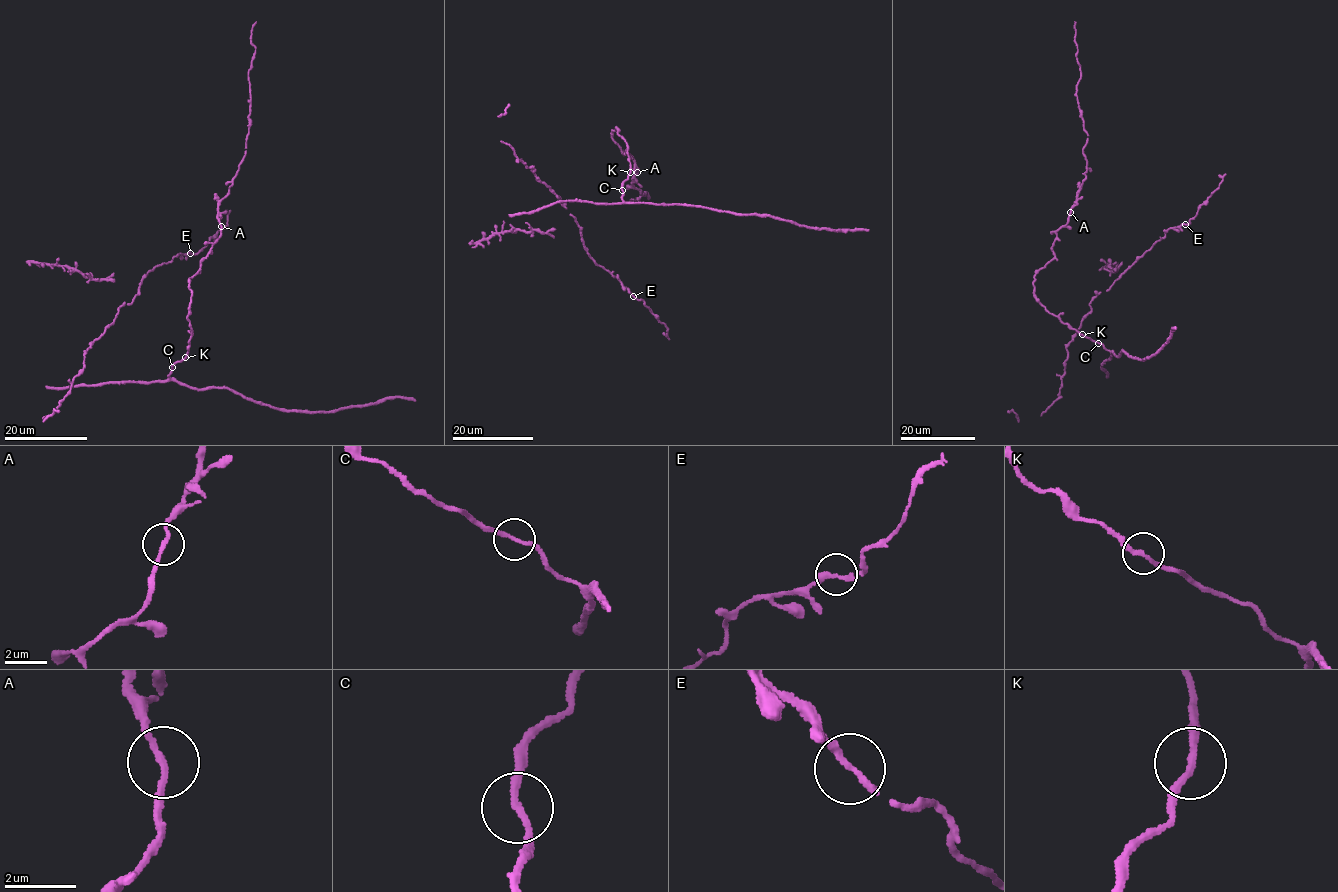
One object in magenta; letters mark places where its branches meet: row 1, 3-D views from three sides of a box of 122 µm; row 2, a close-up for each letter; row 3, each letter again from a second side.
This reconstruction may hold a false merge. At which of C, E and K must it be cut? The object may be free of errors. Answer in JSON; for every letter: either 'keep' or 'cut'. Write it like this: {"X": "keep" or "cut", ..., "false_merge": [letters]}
{"C": "keep", "E": "keep", "K": "keep", "false_merge": []}

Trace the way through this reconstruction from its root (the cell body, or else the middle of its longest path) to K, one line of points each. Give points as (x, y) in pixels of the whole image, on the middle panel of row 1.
K: (622, 190), (622, 184), (630, 172)

